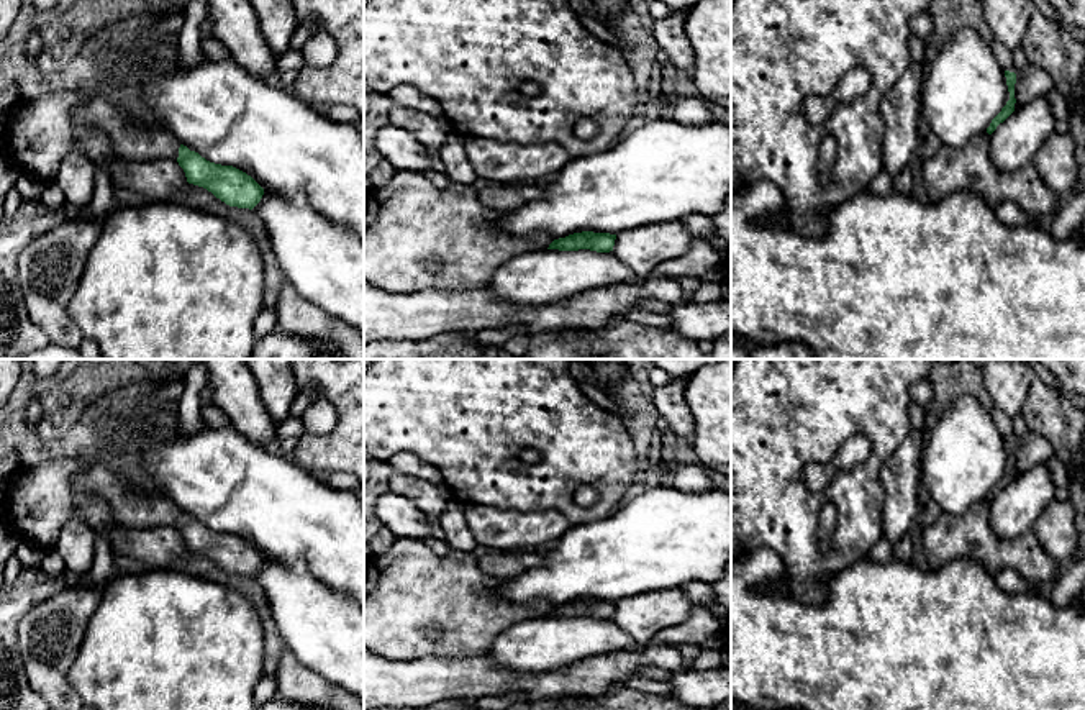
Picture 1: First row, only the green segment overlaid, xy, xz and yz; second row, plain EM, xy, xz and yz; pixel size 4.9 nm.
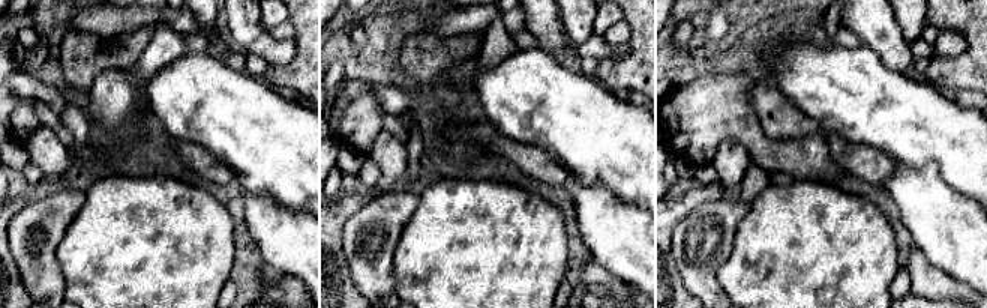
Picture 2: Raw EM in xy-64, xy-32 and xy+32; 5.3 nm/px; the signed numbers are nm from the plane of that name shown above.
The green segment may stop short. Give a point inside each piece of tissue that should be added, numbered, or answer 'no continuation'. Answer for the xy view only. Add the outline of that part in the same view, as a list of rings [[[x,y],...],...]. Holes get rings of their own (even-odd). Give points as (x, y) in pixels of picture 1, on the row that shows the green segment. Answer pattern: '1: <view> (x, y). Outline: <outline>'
1: xy (131, 140). Outline: [[[97,93],[89,103],[72,110],[77,125],[102,128],[118,157],[152,161],[179,157],[180,141],[166,130],[151,130],[136,112],[113,105],[107,93]]]

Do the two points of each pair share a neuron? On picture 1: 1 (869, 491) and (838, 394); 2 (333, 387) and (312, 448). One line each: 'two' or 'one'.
1: one
2: one

